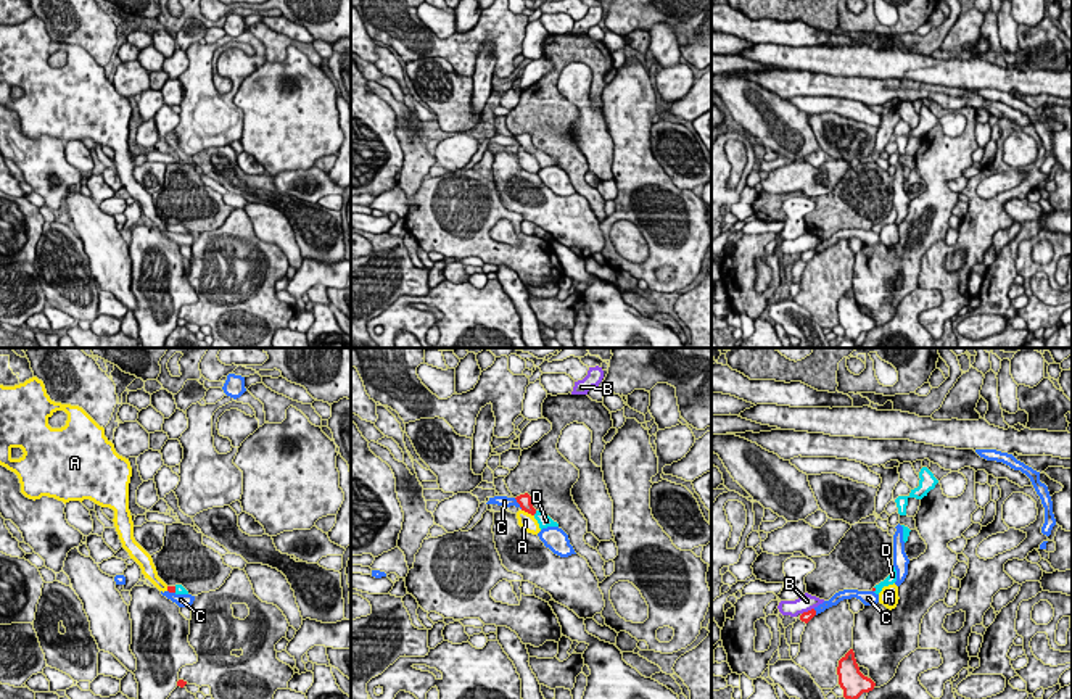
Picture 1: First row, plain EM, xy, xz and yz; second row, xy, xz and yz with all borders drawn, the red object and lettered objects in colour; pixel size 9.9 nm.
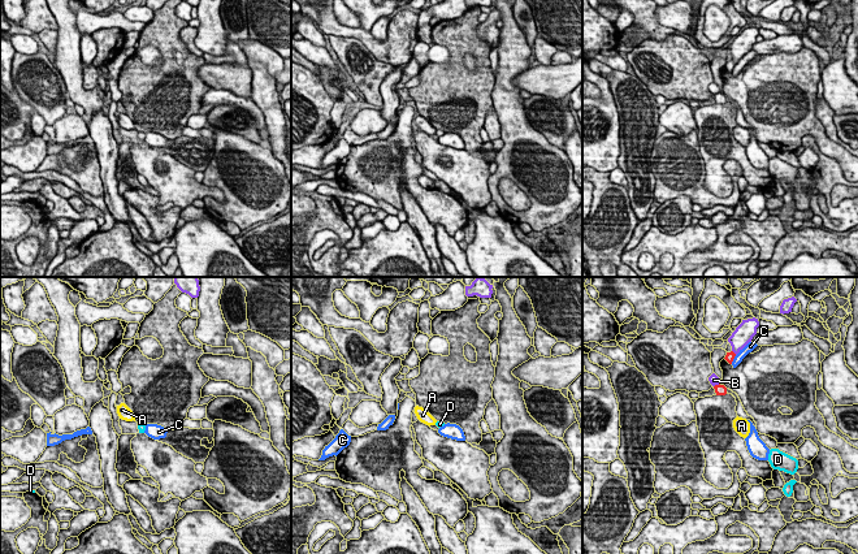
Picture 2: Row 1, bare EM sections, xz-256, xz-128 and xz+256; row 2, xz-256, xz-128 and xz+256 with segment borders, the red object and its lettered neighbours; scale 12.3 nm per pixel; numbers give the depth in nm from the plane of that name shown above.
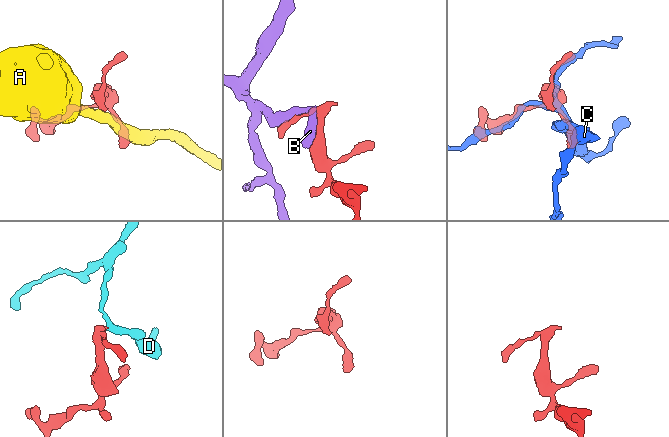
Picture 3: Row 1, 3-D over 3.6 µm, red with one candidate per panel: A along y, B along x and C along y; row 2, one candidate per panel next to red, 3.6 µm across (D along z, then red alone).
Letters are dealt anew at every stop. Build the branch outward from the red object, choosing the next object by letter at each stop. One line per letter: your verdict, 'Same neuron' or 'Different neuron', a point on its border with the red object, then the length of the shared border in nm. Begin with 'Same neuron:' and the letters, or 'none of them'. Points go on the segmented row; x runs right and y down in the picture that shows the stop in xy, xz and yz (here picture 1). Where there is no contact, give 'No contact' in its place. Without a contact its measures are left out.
Same neuron: D
A: Different neuron. Touches red at xz (528, 512). Shared border 140 nm
B: Different neuron. Touches red at yz (808, 611). Shared border 140 nm
C: Different neuron. Touches red at xz (517, 501). Shared border 140 nm
D: Same neuron. Touches red at xz (535, 512). Shared border 60 nm

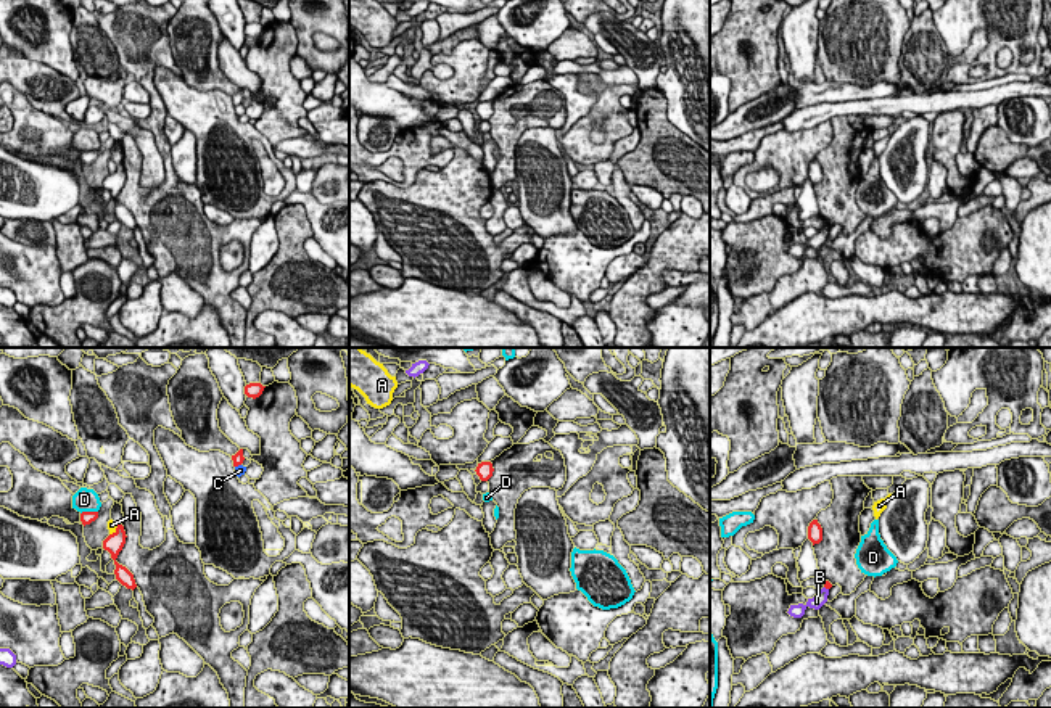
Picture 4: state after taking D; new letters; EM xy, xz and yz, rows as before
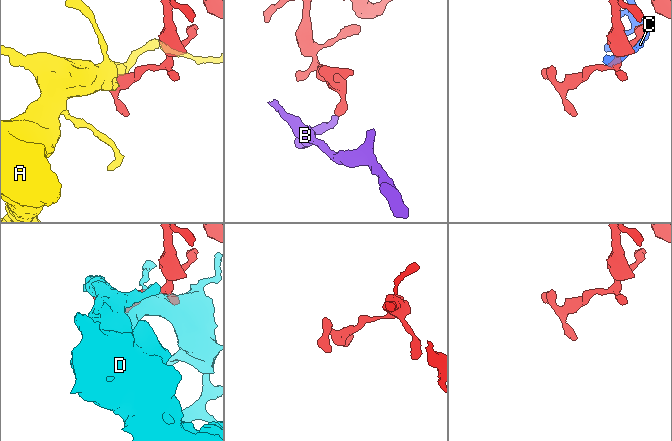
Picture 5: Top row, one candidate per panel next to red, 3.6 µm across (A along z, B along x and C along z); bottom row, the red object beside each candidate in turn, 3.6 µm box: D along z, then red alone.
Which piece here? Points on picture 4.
Same neuron: none of them
A: Different neuron. Touches red at xy (113, 533). Shared border 130 nm
B: Different neuron. Touches red at yz (826, 588). Shared border 60 nm
C: Different neuron. Touches red at xy (237, 465). Shared border 70 nm
D: Different neuron. Touches red at xy (89, 512). Shared border 180 nm

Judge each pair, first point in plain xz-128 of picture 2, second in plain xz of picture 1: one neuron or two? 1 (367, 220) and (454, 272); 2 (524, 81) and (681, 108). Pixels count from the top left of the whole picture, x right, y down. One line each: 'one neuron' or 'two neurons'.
1: one neuron
2: one neuron

